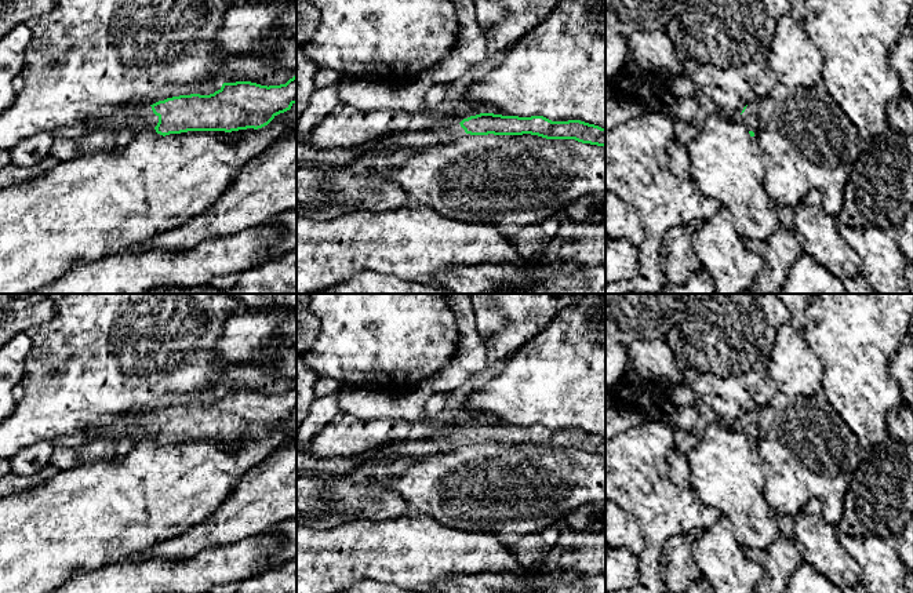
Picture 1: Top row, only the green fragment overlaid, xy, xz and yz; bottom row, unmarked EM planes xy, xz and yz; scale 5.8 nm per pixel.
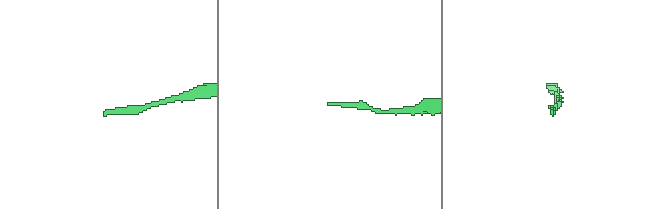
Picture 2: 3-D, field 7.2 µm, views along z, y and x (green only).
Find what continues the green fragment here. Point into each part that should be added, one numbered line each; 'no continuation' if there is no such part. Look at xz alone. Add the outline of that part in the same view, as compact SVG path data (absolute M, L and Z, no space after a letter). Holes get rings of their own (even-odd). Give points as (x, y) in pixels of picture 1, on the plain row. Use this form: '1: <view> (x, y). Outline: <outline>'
1: xz (330, 466). Outline: M452 432L447 437L394 441L378 451L354 455L314 456L297 447L297 473L342 477L368 461L394 458L422 459L433 454L451 451L461 444L466 444L465 439L459 432Z

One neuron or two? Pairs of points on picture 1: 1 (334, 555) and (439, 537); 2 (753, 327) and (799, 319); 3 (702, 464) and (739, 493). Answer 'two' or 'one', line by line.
1: one
2: two
3: one

